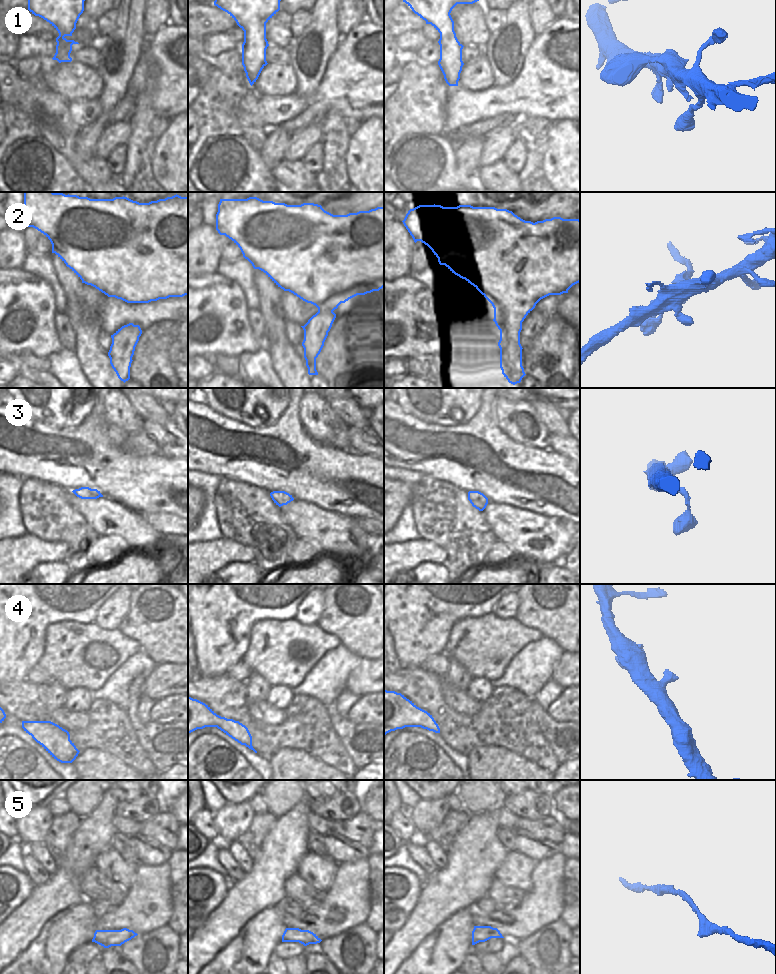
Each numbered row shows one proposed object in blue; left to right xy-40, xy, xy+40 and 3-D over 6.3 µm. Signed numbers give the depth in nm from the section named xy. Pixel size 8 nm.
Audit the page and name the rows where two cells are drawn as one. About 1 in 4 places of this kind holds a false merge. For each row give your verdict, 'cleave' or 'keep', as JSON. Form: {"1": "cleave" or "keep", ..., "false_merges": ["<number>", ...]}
{"1": "keep", "2": "cleave", "3": "keep", "4": "keep", "5": "keep", "false_merges": ["2"]}

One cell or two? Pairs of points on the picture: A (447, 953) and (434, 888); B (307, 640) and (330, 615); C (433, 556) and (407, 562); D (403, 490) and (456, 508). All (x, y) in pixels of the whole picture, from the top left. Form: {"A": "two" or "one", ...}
{"A": "two", "B": "two", "C": "one", "D": "two"}

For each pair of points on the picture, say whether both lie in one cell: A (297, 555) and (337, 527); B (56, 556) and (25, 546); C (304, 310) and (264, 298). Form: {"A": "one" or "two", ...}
{"A": "two", "B": "one", "C": "two"}

